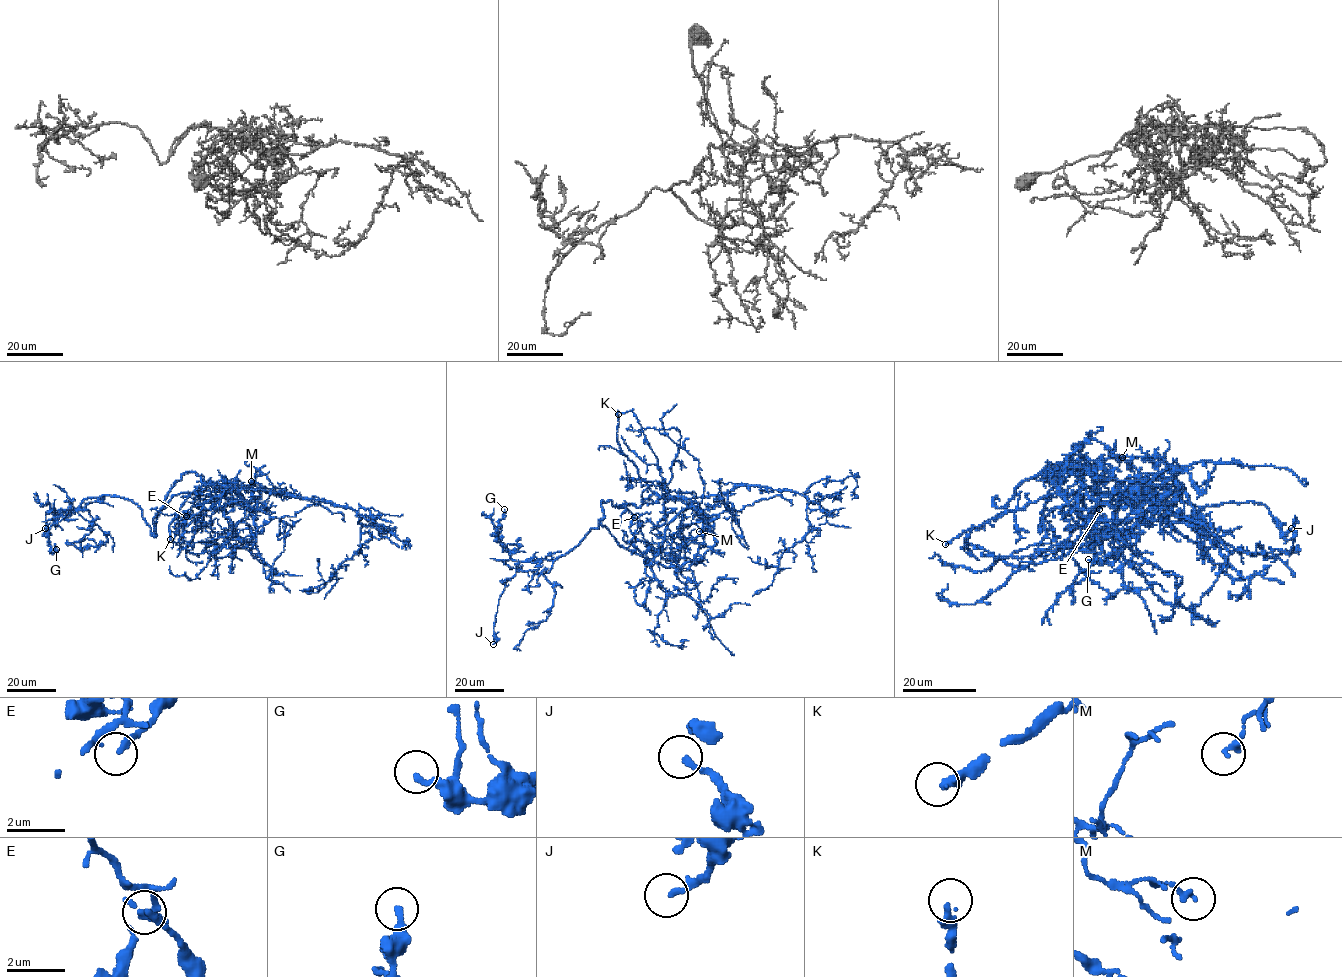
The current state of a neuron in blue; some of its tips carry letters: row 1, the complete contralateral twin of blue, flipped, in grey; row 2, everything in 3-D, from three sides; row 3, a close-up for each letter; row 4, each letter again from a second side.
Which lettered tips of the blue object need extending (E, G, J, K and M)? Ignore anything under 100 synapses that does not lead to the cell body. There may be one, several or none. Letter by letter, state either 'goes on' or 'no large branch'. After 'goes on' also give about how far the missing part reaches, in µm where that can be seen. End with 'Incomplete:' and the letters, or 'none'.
E: no large branch
G: no large branch
J: no large branch
K: goes on | 45 µm
M: no large branch
Incomplete: K

